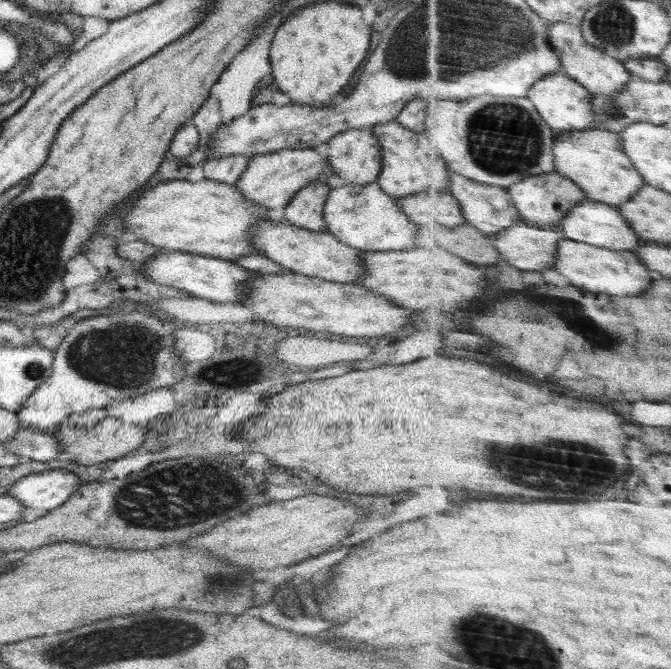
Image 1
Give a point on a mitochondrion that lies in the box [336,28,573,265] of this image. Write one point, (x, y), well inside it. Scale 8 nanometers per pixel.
(504, 139)

